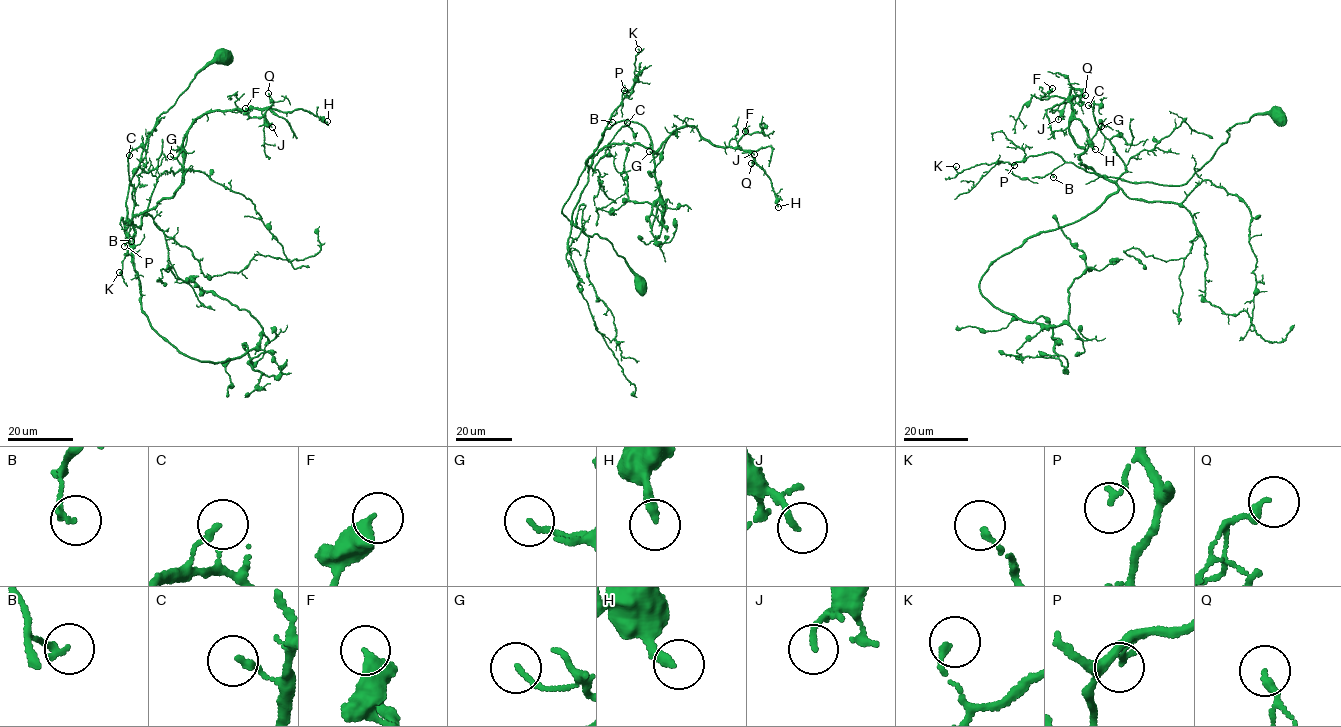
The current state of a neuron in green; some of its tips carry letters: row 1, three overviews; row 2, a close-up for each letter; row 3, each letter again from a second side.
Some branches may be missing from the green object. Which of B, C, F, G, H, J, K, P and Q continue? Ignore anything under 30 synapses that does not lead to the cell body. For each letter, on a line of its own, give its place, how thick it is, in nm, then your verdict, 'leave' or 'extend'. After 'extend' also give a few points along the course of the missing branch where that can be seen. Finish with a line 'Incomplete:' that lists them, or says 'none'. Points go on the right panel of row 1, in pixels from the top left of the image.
B: at (1053, 177); 180 nm thick; leave
C: at (1088, 105); 180 nm thick; leave
F: at (1052, 88); 440 nm thick; leave
G: at (1101, 126); 130 nm thick; leave
H: at (1095, 149); 260 nm thick; extend; missing branch runs (1095, 149), (1111, 173), (1138, 187), (1142, 197), (1142, 217), (1151, 234)
J: at (1058, 119); 160 nm thick; leave
K: at (956, 166); 150 nm thick; leave
P: at (1014, 165); 150 nm thick; leave
Q: at (1085, 95); 200 nm thick; leave
Incomplete: H

